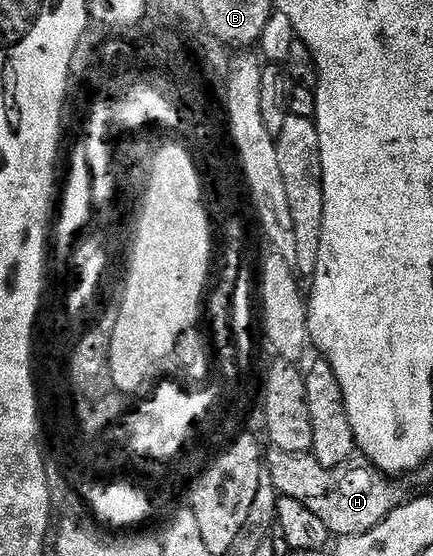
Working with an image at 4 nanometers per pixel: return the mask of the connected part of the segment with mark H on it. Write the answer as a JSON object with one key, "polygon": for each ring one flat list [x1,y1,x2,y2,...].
{"polygon":[[271,448,266,453,265,465,270,469,273,486,282,498,293,498,293,502,301,502,325,522,332,537,360,536,373,530,385,518,398,508,401,503,399,488,390,484,388,477,374,467,326,468,317,462,314,456,294,456,279,448]]}

